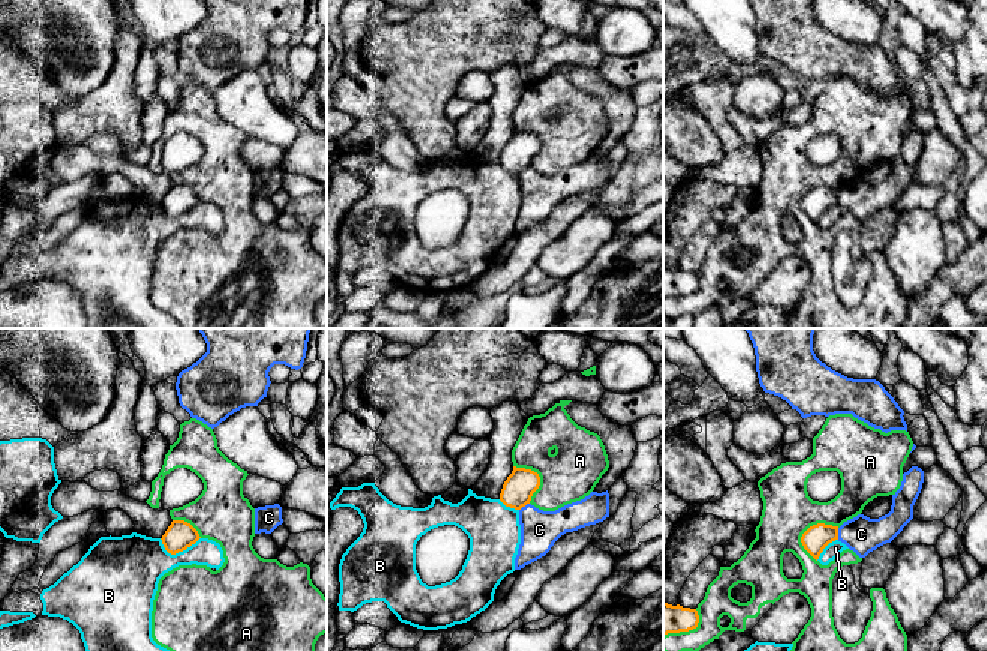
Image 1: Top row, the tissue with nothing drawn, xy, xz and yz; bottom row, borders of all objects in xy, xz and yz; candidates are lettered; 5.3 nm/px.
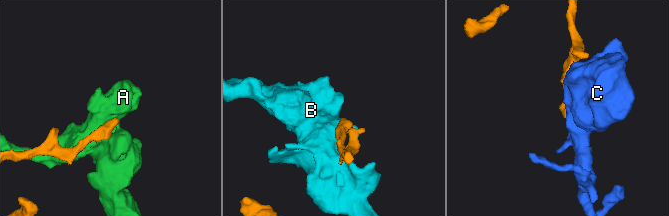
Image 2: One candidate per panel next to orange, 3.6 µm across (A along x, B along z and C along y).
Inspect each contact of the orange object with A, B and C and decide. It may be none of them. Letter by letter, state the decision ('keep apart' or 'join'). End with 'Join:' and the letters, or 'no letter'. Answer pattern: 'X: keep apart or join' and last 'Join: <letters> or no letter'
A: keep apart
B: keep apart
C: keep apart
Join: no letter

